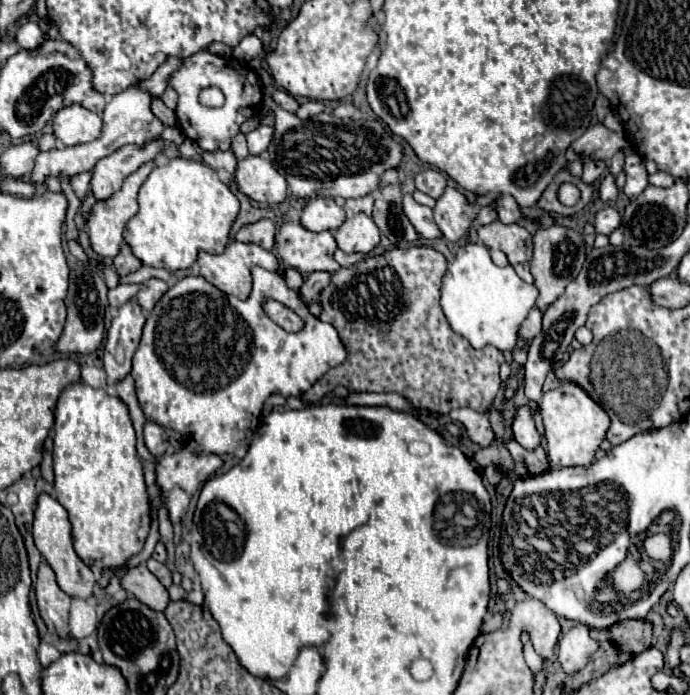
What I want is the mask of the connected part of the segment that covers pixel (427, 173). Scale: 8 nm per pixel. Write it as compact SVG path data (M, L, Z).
M425 169L425 171L419 171L415 175L415 187L419 191L427 193L429 197L437 199L443 193L443 189L447 187L447 179L443 183L443 173L441 171L437 171L437 169Z

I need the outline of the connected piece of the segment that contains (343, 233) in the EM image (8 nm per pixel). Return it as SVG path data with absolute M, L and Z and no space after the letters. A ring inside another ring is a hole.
M365 213L349 217L339 229L333 231L333 237L345 253L371 253L381 241L375 221Z

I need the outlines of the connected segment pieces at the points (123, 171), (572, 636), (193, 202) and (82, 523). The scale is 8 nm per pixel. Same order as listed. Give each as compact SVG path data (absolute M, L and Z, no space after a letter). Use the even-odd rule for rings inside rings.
M153 139L149 145L125 145L117 153L101 159L93 169L93 195L95 199L107 199L121 189L127 175L135 173L141 165L153 161L163 153L163 139Z
M577 623L569 631L565 631L559 639L559 653L557 659L561 661L567 673L579 671L585 667L587 659L599 649L599 641L589 635L589 625Z
M177 157L163 167L155 167L141 185L139 213L127 221L123 239L143 265L169 271L189 269L197 251L221 253L225 249L237 211L239 199L209 165Z
M73 383L61 393L53 425L53 471L55 497L69 513L73 549L85 565L97 571L115 571L143 549L151 523L149 495L143 479L143 467L135 451L135 429L121 399L109 397L103 389L93 389L85 383Z

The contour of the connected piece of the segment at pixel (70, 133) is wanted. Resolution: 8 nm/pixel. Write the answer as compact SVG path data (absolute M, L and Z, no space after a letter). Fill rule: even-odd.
M69 105L55 113L51 127L55 137L71 147L97 139L101 133L101 117L81 105Z

